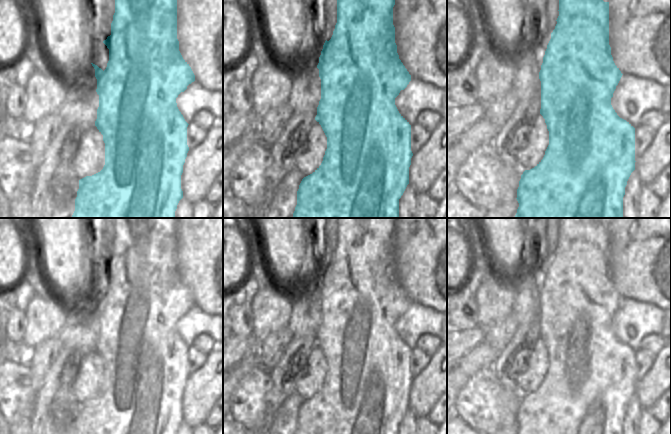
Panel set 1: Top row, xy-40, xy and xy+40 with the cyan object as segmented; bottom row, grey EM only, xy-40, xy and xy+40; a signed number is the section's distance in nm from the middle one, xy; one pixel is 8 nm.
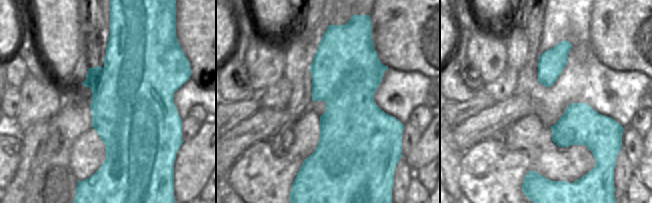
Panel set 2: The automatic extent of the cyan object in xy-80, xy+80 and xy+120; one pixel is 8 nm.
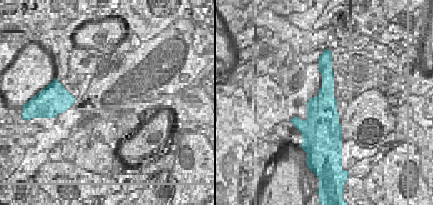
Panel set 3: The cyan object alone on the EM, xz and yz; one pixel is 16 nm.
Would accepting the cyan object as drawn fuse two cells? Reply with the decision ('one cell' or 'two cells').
two cells

